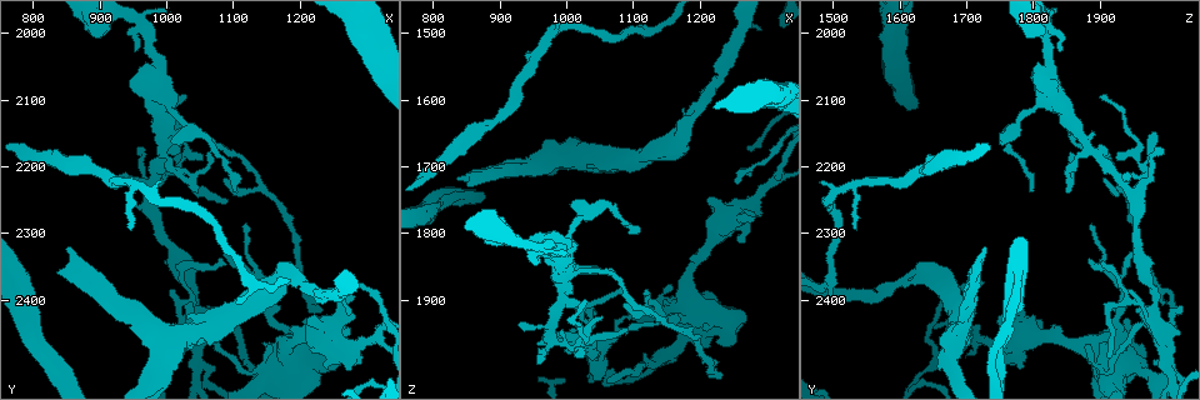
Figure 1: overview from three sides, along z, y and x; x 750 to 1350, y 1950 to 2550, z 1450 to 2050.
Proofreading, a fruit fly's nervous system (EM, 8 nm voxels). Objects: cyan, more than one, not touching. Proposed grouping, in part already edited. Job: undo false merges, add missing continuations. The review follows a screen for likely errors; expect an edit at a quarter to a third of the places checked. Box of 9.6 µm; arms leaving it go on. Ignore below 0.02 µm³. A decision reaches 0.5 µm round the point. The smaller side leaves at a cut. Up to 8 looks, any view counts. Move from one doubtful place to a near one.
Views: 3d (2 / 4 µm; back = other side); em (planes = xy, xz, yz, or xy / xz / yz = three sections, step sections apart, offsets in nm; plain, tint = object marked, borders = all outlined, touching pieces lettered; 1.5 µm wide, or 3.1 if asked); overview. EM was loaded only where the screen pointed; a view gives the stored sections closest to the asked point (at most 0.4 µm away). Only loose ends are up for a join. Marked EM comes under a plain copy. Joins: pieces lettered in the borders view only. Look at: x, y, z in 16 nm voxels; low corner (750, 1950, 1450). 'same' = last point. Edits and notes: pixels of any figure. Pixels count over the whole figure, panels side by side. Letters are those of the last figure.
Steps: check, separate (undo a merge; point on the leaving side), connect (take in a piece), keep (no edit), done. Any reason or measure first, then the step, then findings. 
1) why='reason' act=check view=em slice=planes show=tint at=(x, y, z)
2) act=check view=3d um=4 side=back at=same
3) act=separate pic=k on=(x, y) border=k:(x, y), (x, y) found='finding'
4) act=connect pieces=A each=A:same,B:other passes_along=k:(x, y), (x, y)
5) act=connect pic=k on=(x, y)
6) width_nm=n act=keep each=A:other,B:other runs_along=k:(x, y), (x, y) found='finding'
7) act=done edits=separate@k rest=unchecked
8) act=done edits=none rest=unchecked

why='thin end' act=check view=3d um=4 at=(1005, 2165, 1755)

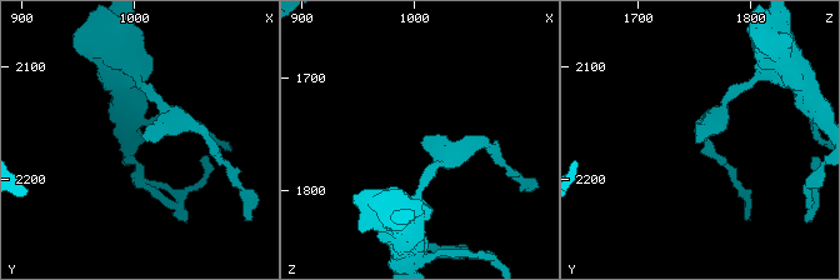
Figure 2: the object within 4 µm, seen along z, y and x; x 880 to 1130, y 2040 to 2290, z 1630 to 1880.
act=check view=em slice=xy step=8 show=borders at=(1006, 2160, 1760)

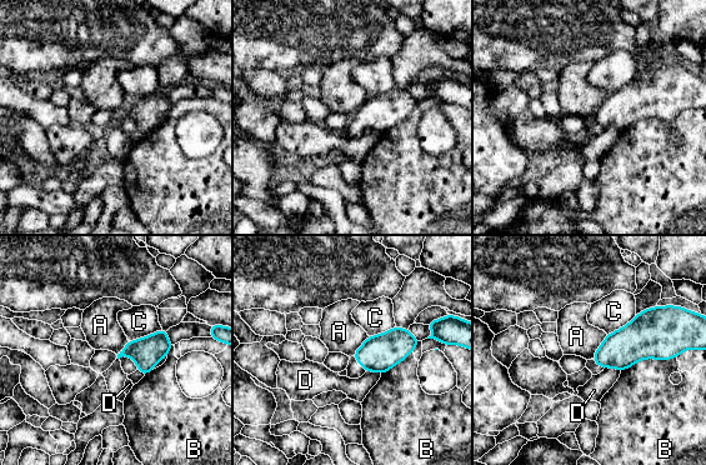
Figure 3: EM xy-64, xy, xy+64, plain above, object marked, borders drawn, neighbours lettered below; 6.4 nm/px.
longest_contact=B:380nm act=keep each=A:other,B:other,C:other,D:other border=3:(607, 335), (591, 358) found='none of them fits'

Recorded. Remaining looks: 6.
why='free end' act=check view=3d um=4 at=(1105, 2240, 1800)

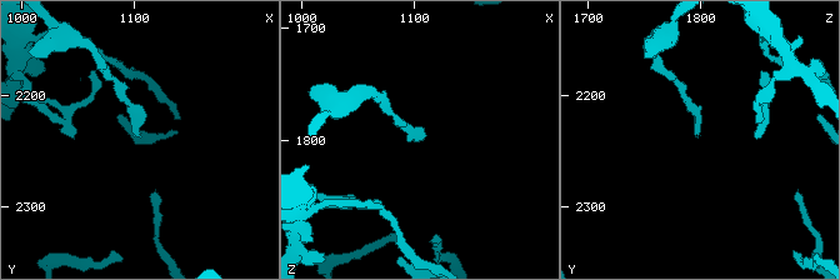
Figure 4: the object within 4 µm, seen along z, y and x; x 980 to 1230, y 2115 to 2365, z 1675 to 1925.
why='shape alone is not enough' act=check view=em slice=yz step=8 show=tint at=(1104, 2236, 1798)

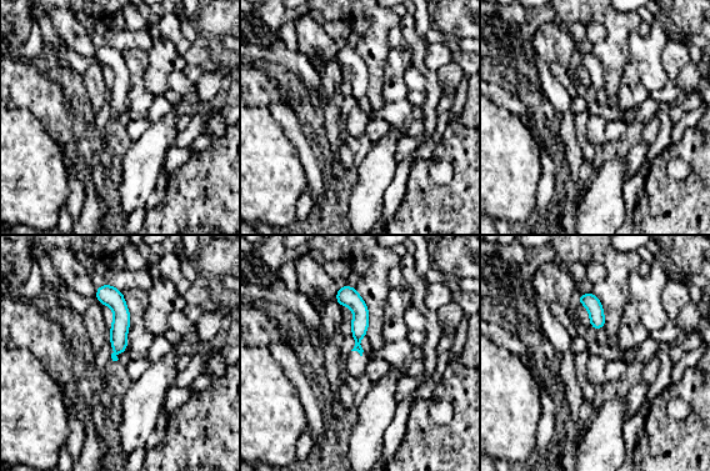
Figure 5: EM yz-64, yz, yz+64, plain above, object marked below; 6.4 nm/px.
act=check view=em slice=planes show=borders at=same

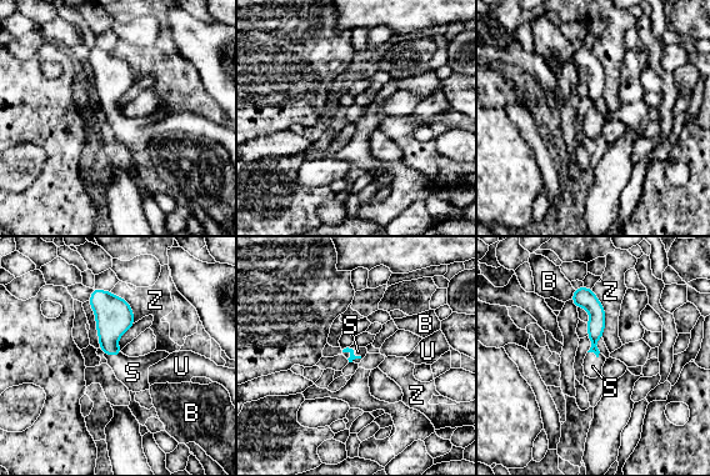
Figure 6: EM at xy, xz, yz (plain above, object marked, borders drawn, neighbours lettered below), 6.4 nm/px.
act=connect pieces=S each=B:other,S:same,U:other,Z:other passes_along=6:(353, 356), (353, 354), (358, 351) found='the neuron continues'

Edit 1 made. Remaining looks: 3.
why='an open end' act=check view=3d um=4 at=(950, 2290, 1535)

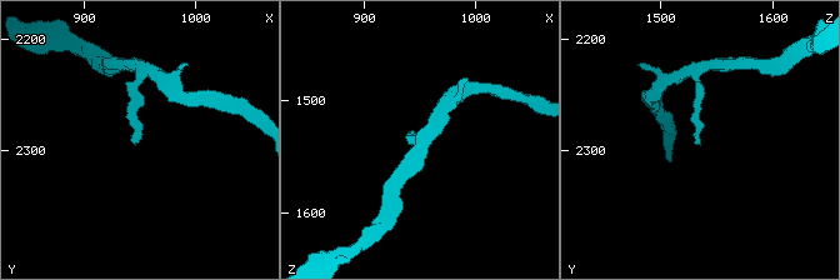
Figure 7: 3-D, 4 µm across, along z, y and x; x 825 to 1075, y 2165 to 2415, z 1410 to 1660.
why='now the EM' act=check view=em slice=yz step=4 show=borders at=(946, 2296, 1534)

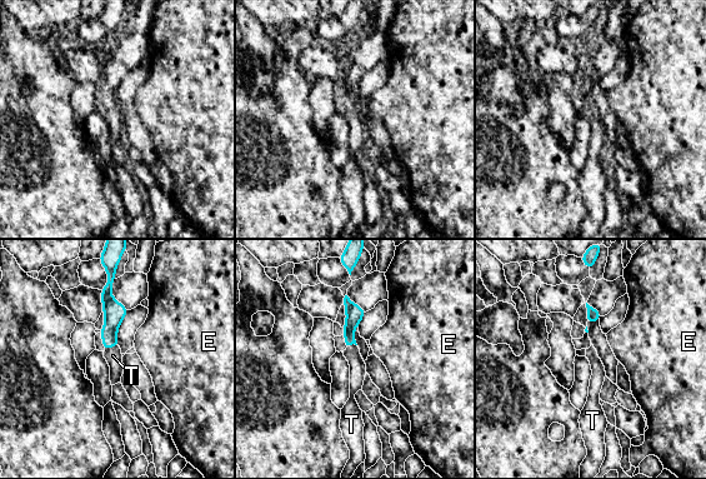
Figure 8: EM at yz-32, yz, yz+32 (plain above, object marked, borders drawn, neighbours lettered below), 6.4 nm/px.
act=check view=em slice=planes show=borders at=same

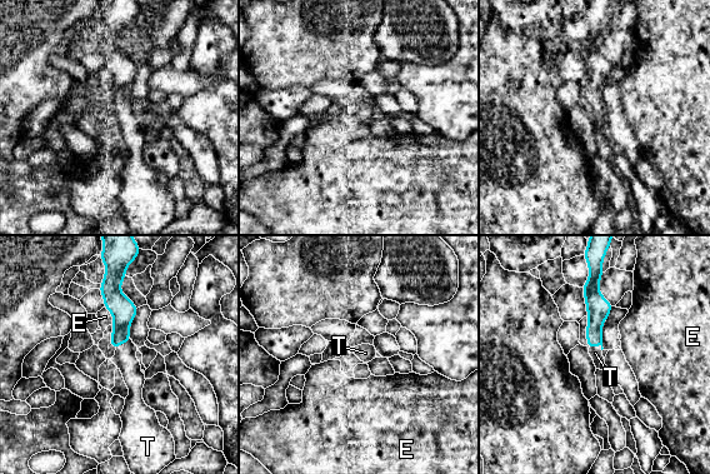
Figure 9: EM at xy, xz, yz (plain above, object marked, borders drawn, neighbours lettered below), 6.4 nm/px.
width_nm=100 act=connect pieces=T each=E:other,T:same found='it goes on there'

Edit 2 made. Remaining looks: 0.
act=done edits=connect@6,connect@9 rest=unchecked

